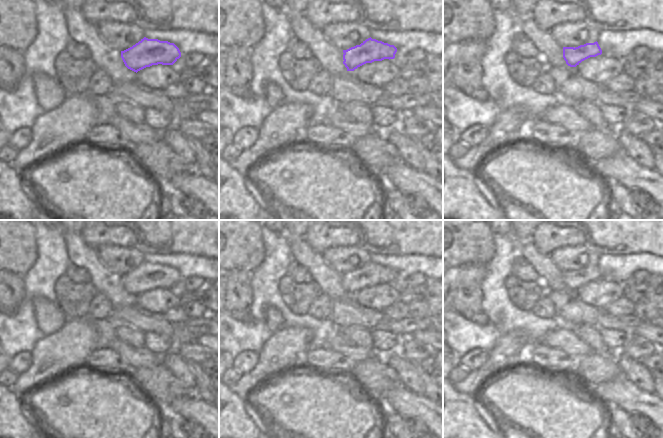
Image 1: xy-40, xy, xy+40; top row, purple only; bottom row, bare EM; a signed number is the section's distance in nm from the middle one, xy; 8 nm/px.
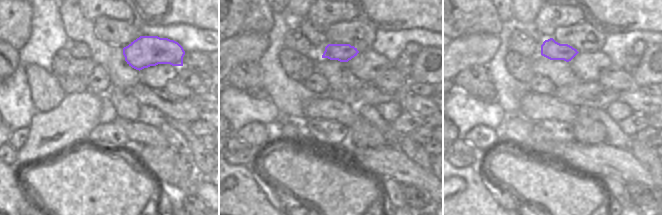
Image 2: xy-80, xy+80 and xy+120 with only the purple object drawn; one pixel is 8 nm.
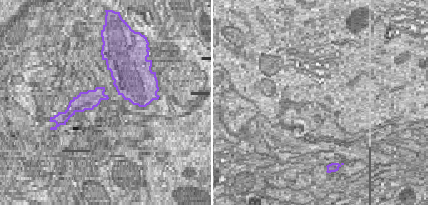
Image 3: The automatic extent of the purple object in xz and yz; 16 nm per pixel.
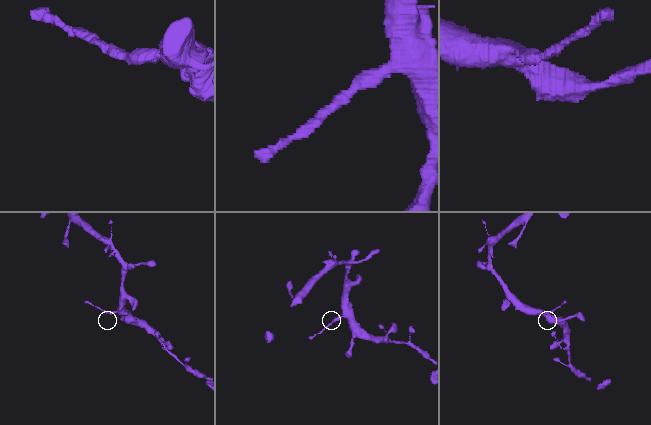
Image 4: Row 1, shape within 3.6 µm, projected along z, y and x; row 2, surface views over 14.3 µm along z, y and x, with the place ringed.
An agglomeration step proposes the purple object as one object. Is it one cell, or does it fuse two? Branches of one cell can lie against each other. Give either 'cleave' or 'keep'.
cleave

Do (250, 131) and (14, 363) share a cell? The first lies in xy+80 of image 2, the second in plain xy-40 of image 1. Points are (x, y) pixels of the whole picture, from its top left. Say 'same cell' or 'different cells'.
same cell

